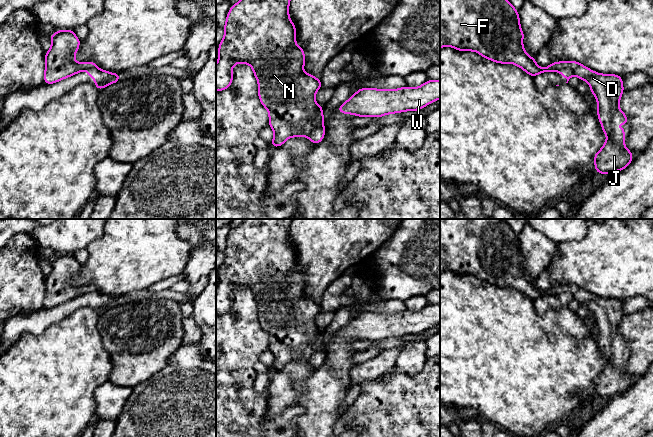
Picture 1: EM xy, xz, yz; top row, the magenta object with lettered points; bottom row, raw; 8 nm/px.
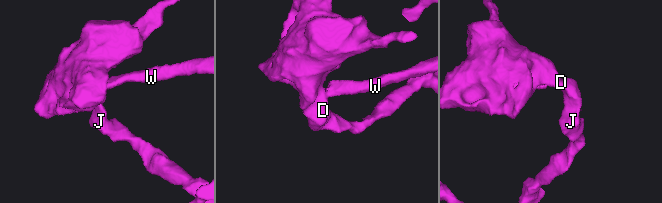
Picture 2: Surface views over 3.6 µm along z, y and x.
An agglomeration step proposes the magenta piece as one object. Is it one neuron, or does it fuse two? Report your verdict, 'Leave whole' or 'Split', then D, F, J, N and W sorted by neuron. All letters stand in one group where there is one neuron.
Split. Groups: D F J N / W

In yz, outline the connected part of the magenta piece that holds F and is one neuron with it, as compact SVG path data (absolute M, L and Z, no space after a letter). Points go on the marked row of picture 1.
M440 0L440 48L451 46L459 51L478 52L482 57L497 63L512 63L533 78L537 74L571 68L574 75L580 80L585 80L597 99L598 120L607 136L603 147L594 155L596 172L612 174L624 170L632 162L633 153L624 146L625 124L628 123L628 118L619 109L619 102L624 92L622 77L594 72L576 61L554 62L545 68L540 68L536 59L526 53L523 37L518 10L508 0Z

